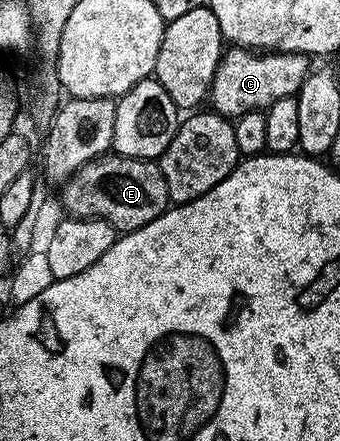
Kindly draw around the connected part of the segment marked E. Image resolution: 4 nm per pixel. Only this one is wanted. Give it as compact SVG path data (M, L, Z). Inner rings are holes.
M113 151L84 163L60 186L62 205L71 217L95 217L107 221L122 233L152 223L161 213L171 208L168 183L162 174L161 164L154 159L121 157Z

